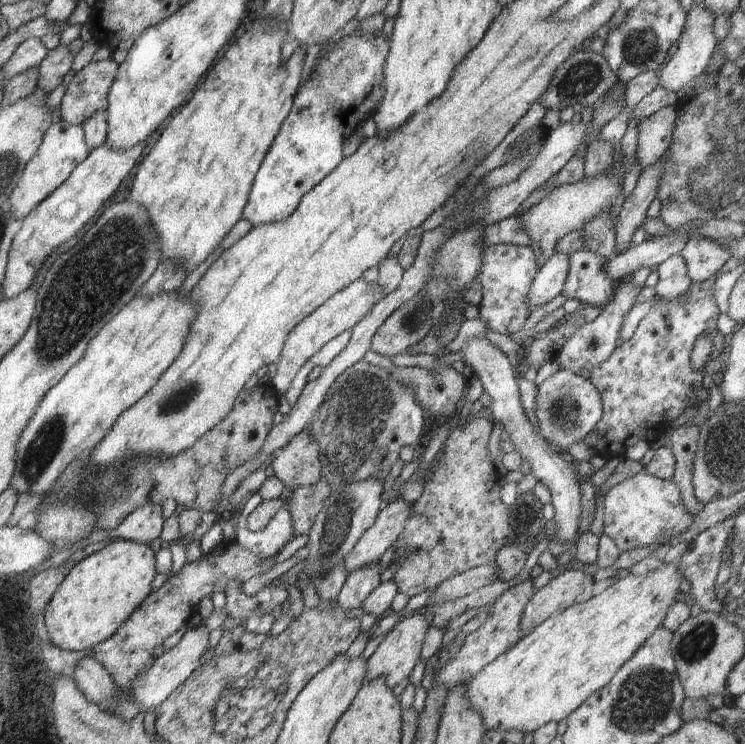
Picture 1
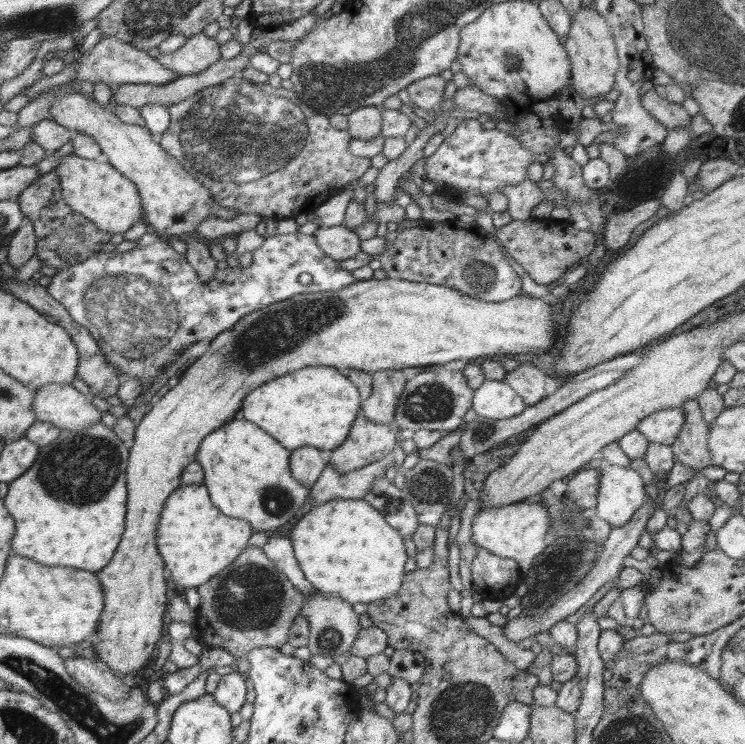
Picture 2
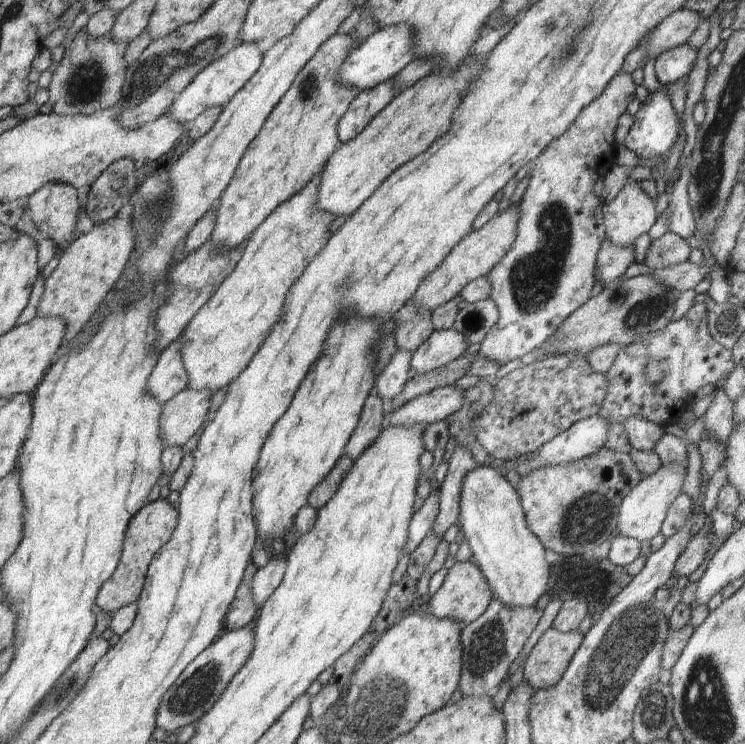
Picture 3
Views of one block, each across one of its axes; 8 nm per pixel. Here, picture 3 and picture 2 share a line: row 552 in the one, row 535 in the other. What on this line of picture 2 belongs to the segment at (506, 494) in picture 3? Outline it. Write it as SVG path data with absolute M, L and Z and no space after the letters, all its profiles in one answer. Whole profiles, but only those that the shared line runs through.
M538 495L529 500L515 504L500 506L488 511L480 511L472 523L471 540L474 544L489 550L496 556L511 558L518 563L520 572L525 574L530 570L532 561L547 547L546 533L551 526L551 516L540 504Z

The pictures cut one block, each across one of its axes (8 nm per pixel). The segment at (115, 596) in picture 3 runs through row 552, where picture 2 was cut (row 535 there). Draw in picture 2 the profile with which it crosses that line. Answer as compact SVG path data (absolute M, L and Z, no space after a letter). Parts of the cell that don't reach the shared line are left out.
M384 277L382 280L372 278L369 280L356 281L354 284L346 286L346 288L332 292L326 291L325 293L294 295L292 298L269 304L260 310L251 312L239 318L238 322L232 328L220 332L216 338L211 340L206 353L197 358L198 360L184 372L184 376L180 378L180 382L165 396L156 399L152 407L149 408L149 411L143 414L142 420L140 420L140 423L138 423L138 426L135 428L134 442L129 448L129 465L127 475L125 476L127 486L125 529L112 560L95 574L100 581L104 593L104 608L102 609L100 620L96 627L98 642L95 644L95 651L98 658L102 660L102 662L105 662L112 672L122 677L124 681L135 682L138 678L145 676L147 671L150 671L150 669L148 669L147 660L151 658L150 655L152 654L152 650L156 648L156 642L163 636L163 629L167 623L166 610L168 599L166 599L166 590L168 590L168 586L166 585L166 579L164 579L165 564L156 546L156 529L158 528L161 510L164 507L164 502L168 500L168 496L170 496L174 490L178 490L178 488L180 488L179 486L182 485L180 478L182 469L189 462L195 460L195 454L199 449L200 442L202 442L210 432L214 432L216 428L222 428L224 424L236 420L239 417L244 398L246 398L252 390L256 390L258 386L262 386L262 384L266 384L266 382L270 382L270 380L274 378L280 378L280 376L284 376L284 374L292 374L292 372L296 372L296 370L314 366L328 366L337 371L352 368L352 370L357 369L360 372L371 374L372 372L378 372L378 370L404 370L404 368L407 367L422 370L424 367L432 365L443 366L447 362L457 360L472 361L472 358L478 358L478 356L494 356L494 354L500 353L513 358L516 355L524 355L528 352L537 355L541 355L543 352L549 350L552 352L552 348L554 348L554 344L556 344L556 340L558 340L558 332L561 332L562 325L558 324L554 319L554 313L556 312L552 310L550 304L552 304L552 302L544 301L543 298L536 298L526 293L522 293L504 302L486 302L472 298L471 296L466 296L456 289L437 284L417 283L388 277Z

